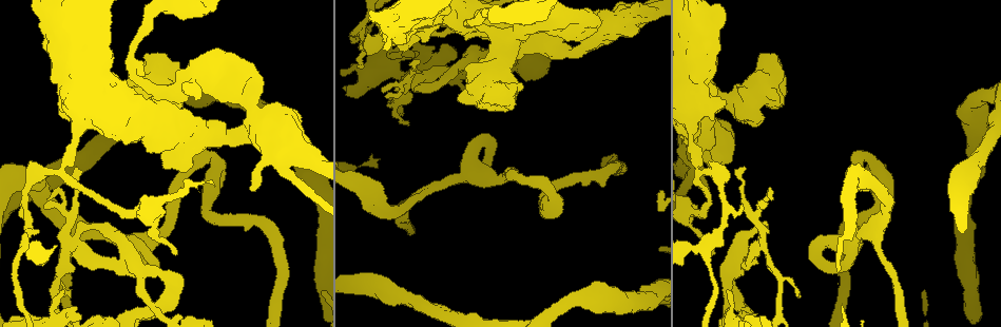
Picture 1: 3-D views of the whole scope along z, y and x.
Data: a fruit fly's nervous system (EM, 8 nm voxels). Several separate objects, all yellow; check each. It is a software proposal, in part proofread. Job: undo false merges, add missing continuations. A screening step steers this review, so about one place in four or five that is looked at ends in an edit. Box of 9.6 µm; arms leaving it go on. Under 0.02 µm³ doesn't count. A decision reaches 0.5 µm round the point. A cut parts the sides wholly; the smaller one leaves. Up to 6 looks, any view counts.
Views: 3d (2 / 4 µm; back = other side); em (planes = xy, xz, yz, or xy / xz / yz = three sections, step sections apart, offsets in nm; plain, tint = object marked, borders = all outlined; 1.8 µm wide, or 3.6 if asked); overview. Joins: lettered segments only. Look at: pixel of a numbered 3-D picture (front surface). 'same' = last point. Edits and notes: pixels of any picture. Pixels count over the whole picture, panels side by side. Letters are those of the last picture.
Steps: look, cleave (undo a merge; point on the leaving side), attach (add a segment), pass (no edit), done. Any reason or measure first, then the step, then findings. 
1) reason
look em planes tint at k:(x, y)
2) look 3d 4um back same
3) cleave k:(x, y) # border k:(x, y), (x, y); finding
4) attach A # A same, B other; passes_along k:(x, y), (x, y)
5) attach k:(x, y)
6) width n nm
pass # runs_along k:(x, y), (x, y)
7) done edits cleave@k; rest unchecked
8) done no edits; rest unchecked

four arms meet
look 3d 4um back at 1:(156, 308)

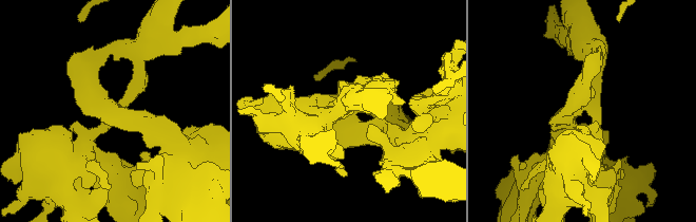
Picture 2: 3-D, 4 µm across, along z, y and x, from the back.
arms 4
look em xy step 8 borders at 2:(118, 108)

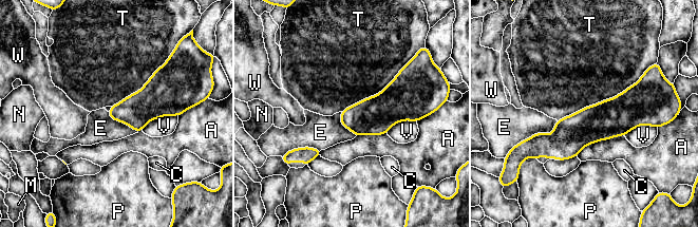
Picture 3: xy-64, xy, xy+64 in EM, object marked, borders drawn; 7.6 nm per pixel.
pass # A other, C other, E other, M other, N other, P other, T other, V other, W other; border 3:(557, 120), (549, 135), (521, 142); one neuron here

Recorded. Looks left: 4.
thick turns thin
look 3d 4um at 1:(265, 161)

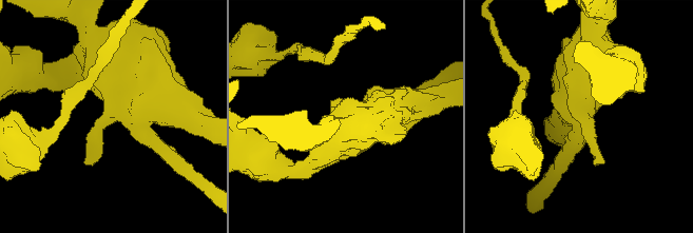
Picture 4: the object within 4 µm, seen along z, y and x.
shape alone is not enough
look em 3.6um planes borders at 4:(110, 115)

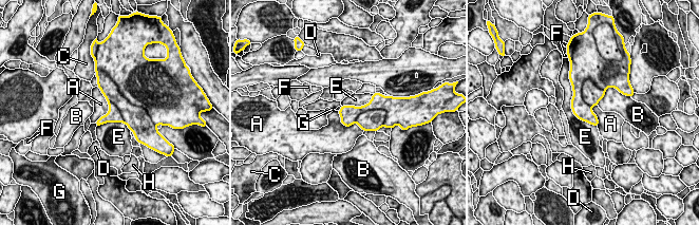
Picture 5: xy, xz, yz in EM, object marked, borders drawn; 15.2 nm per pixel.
width 280 nm; longest_contact E 800 nm
cleave 5:(133, 115) # A other, B other, C other, D other, E other, F other, G other, H other; a second neuron is stuck on

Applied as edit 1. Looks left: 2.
see it whole again
look overview

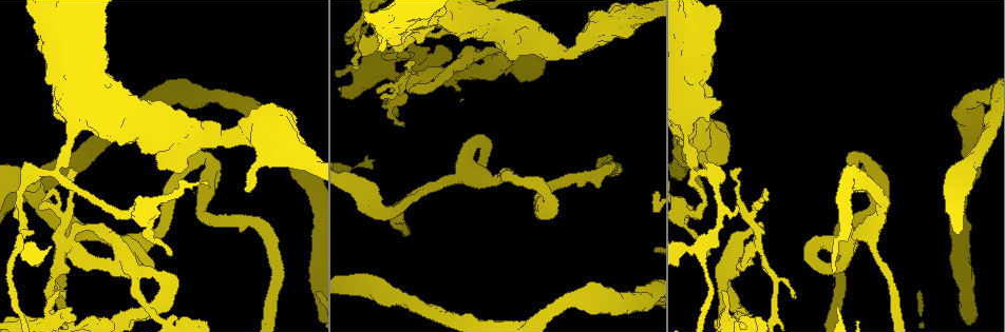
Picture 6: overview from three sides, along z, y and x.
calibre changes
look em planes borders at 6:(57, 172)

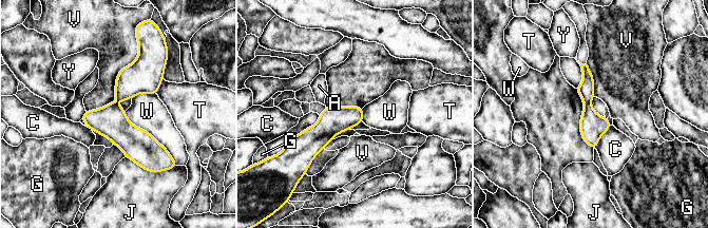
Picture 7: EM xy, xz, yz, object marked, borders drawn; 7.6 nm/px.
width 190 nm; longest_contact W 550 nm
cleave 7:(592, 126) # A other, C other, G other, J other, T other, V other, W other, Y other; a second neuron is stuck on

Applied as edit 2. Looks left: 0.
done edits cleave@5, cleave@7; rest unchecked

